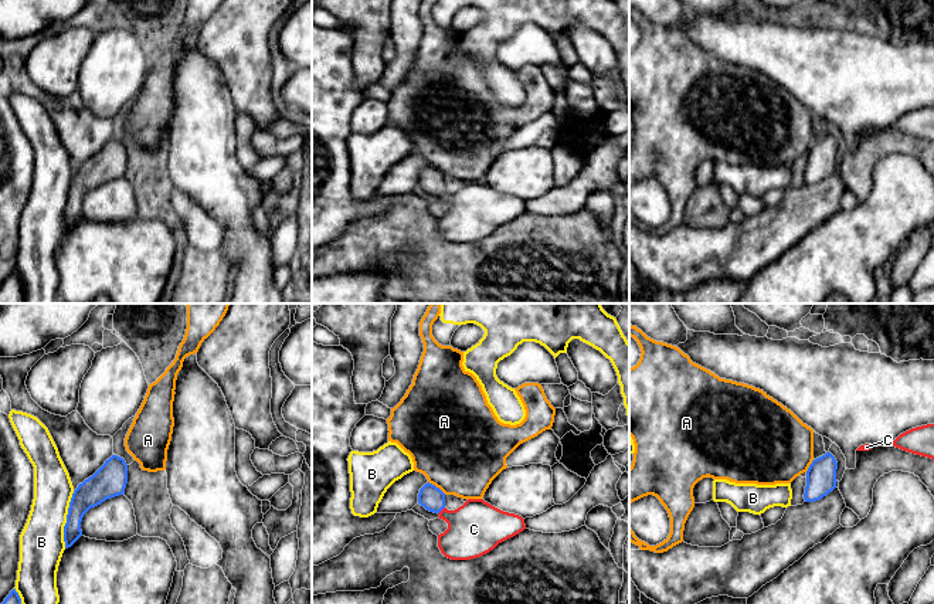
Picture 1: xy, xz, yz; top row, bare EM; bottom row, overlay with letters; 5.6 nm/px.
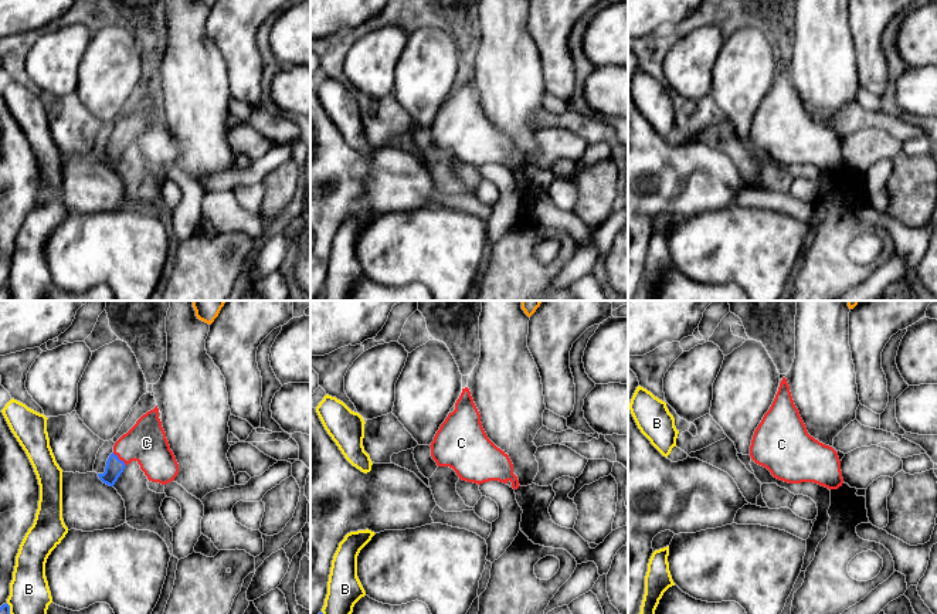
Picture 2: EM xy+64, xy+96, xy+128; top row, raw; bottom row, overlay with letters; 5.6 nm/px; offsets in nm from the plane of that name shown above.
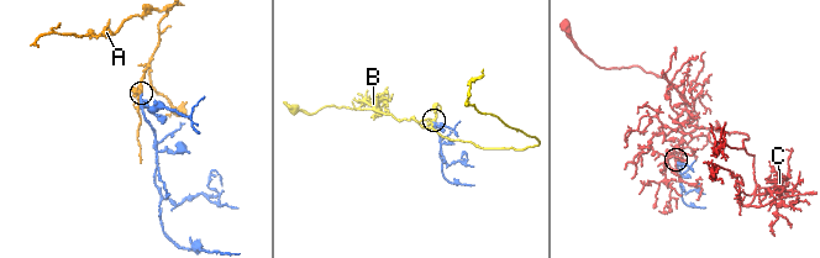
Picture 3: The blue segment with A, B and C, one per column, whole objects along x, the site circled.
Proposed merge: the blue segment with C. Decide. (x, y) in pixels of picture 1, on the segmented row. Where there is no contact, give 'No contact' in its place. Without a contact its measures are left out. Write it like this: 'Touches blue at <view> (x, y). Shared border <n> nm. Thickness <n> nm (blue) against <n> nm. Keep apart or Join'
Touches blue at xz (441, 509). Shared border 60 nm. Thickness 140 nm (blue) against 300 nm. Join

